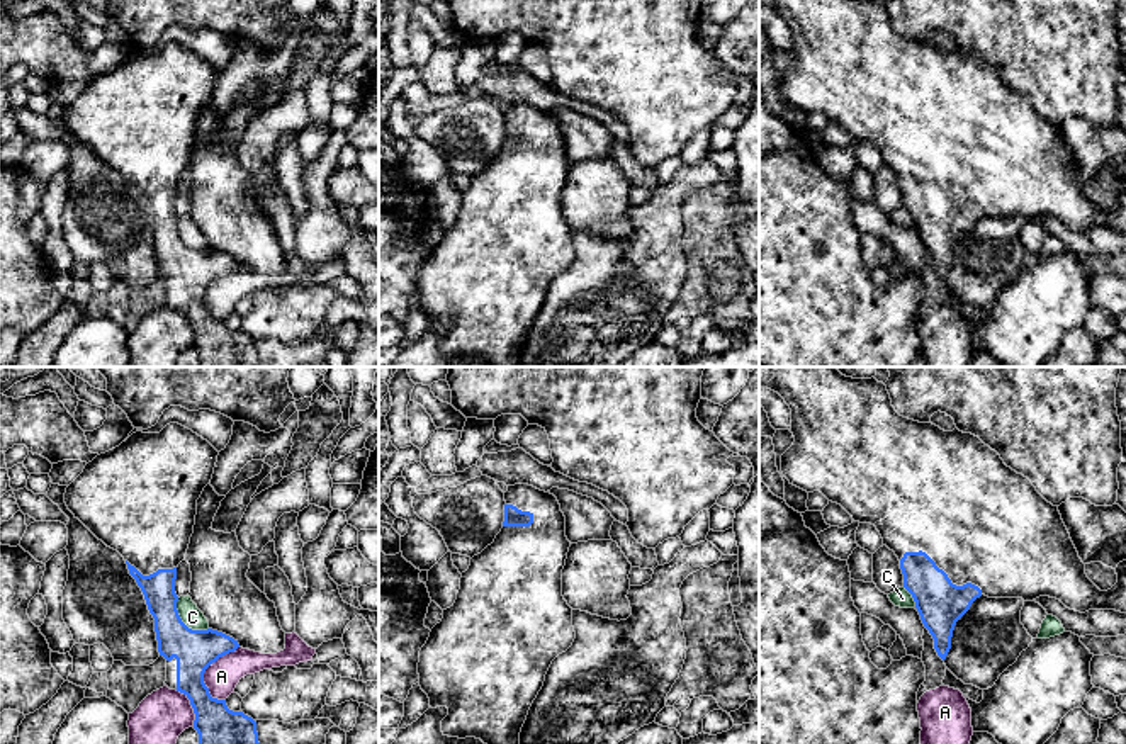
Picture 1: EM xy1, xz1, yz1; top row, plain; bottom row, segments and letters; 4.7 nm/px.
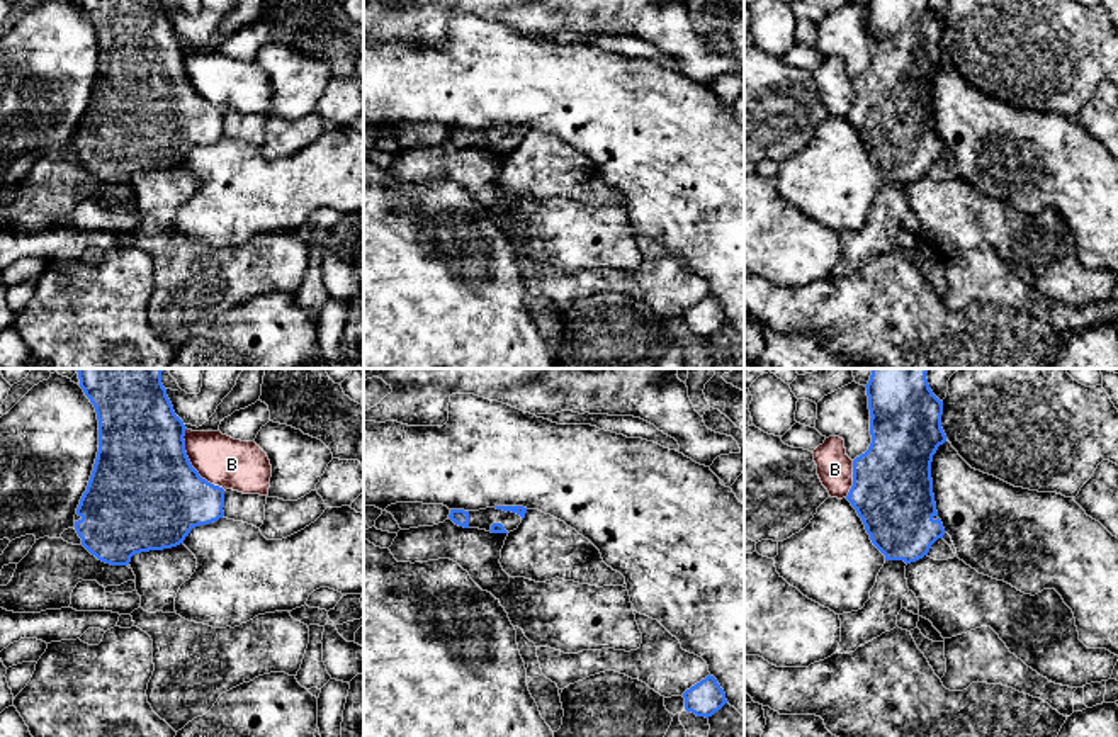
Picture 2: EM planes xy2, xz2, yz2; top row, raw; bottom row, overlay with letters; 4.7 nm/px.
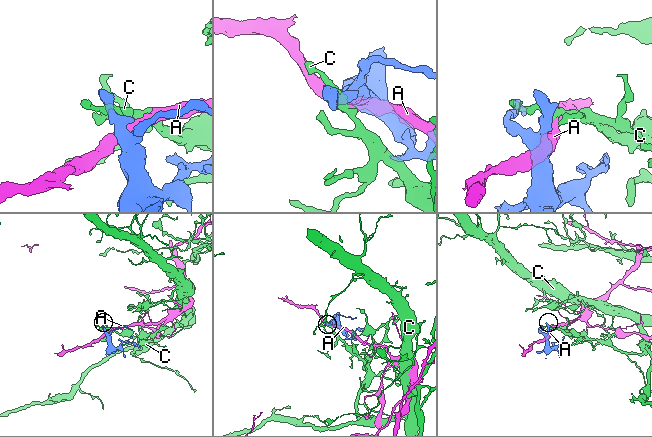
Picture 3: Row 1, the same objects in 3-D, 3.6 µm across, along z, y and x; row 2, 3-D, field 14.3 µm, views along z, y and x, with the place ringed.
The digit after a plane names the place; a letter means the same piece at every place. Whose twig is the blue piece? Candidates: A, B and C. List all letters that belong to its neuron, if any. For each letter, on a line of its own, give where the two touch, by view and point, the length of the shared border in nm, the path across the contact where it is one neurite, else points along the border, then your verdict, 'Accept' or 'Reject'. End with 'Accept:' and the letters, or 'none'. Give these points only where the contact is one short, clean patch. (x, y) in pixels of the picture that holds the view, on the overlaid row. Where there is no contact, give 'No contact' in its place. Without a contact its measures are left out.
A: Touches blue at xy1 (208, 666). Shared border 280 nm. Reject
B: Touches blue at xy2 (191, 464). Shared border 340 nm. Reject
C: Touches blue at xy1 (182, 622). Shared border 220 nm. Boundary: xy1 (177, 598), (179, 617), (189, 627), (206, 631). Reject
Accept: none

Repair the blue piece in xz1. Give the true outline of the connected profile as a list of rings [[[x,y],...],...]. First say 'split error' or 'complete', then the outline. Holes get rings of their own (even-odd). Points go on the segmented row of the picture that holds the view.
split error; [[[528,484],[508,486],[504,521],[494,542],[470,559],[460,578],[455,603],[443,610],[426,644],[419,651],[419,686],[430,707],[447,707],[442,732],[448,737],[476,737],[484,744],[520,744],[528,710],[543,686],[552,661],[566,652],[574,639],[572,608],[562,596],[562,569],[571,542],[566,537],[566,516],[557,498]]]

